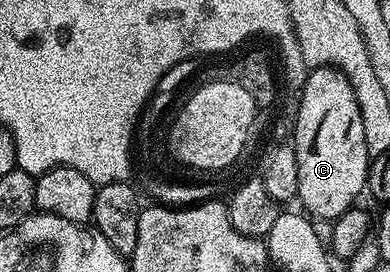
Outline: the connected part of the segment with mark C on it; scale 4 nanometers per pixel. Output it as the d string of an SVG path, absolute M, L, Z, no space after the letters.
M328 66L326 68L311 68L310 71L308 71L304 93L301 97L300 112L297 114L293 147L295 149L295 157L297 158L297 178L299 179L299 194L297 200L298 203L303 203L303 205L301 205L302 211L306 213L308 217L314 218L316 221L327 220L326 222L334 222L337 217L341 214L345 214L352 208L356 201L358 201L355 199L357 199L359 195L361 197L364 195L367 187L367 165L369 163L369 153L367 150L367 143L365 142L365 126L361 118L357 94L353 90L353 86L348 82L347 75L340 69Z

